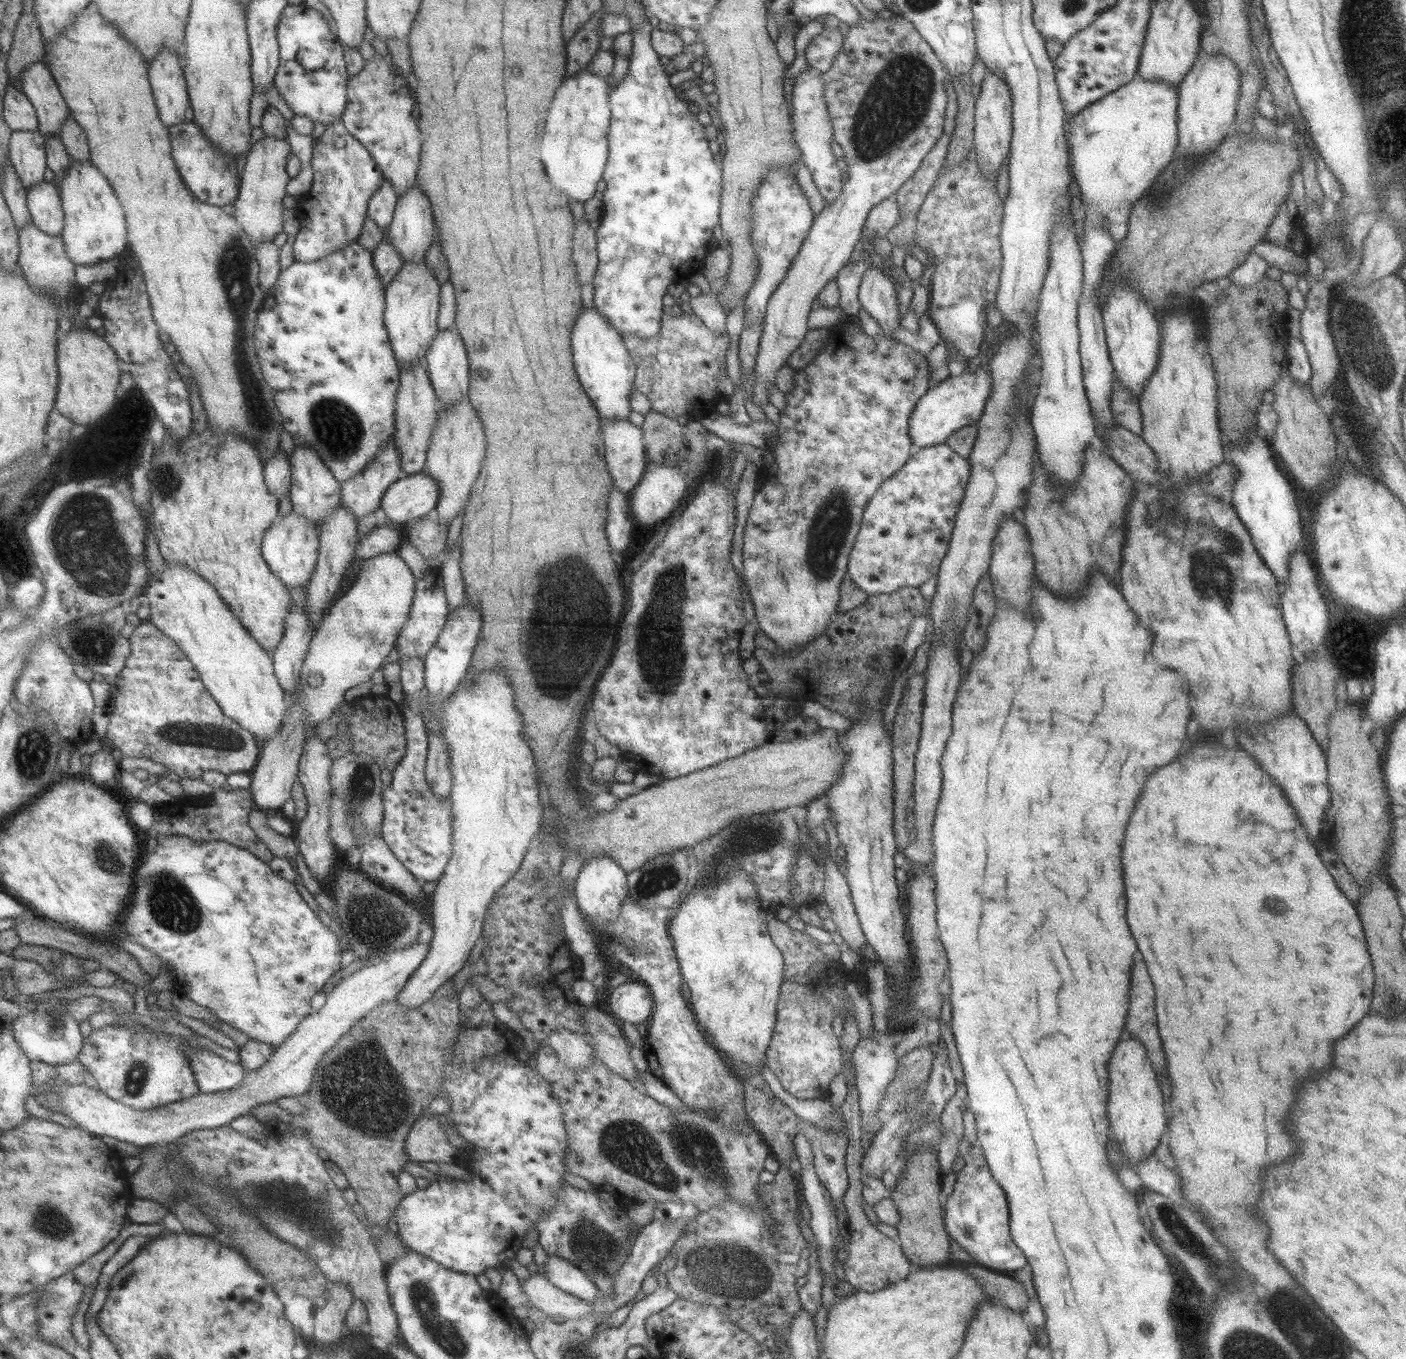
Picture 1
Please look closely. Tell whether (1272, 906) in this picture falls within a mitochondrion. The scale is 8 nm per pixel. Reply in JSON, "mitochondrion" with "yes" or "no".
{"mitochondrion":"no"}

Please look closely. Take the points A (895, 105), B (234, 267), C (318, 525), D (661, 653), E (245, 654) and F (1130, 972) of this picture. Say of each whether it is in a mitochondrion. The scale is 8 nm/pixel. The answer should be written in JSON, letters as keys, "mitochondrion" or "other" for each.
{"A":"mitochondrion","B":"mitochondrion","C":"other","D":"mitochondrion","E":"other","F":"other"}

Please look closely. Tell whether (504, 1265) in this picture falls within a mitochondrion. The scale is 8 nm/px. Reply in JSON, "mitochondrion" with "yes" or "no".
{"mitochondrion":"no"}

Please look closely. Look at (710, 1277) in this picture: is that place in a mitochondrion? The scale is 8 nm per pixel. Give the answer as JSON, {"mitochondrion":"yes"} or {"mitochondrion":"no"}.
{"mitochondrion":"yes"}

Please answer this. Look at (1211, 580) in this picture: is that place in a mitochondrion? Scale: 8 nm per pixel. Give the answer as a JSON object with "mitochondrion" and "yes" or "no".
{"mitochondrion":"yes"}

